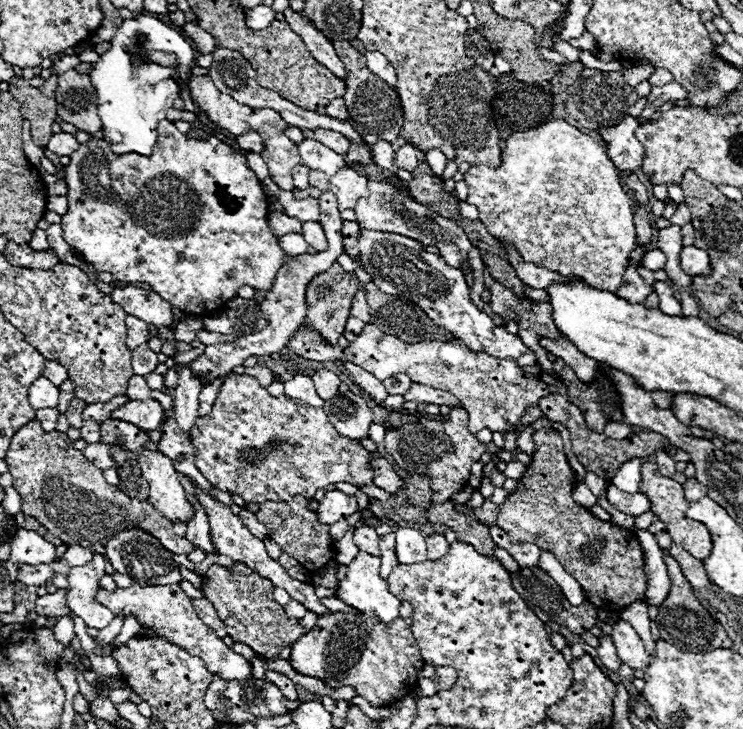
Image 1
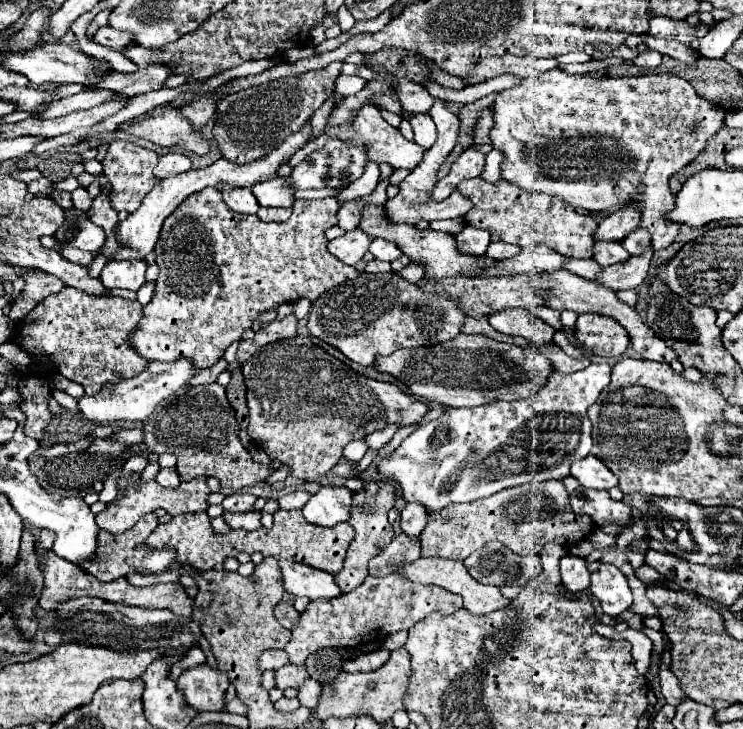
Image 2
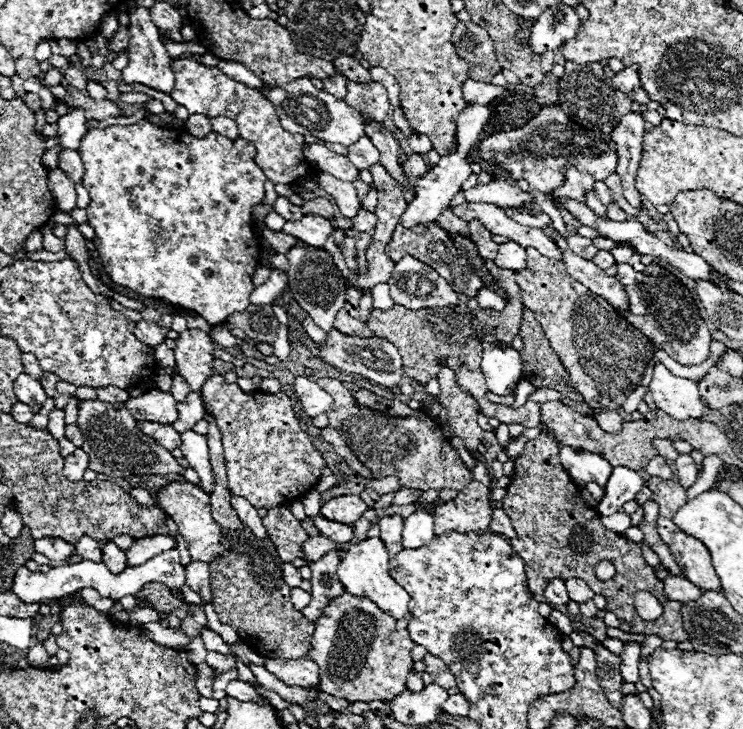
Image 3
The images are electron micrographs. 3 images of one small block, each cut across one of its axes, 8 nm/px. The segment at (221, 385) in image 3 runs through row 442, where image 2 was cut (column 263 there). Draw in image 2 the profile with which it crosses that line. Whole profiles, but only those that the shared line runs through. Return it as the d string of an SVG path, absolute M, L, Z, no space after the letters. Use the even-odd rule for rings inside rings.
M214 188L192 194L174 210L162 224L160 238L156 242L156 264L160 268L154 296L144 306L144 318L138 330L132 332L132 348L148 360L174 362L186 358L198 368L214 366L224 350L242 338L242 332L252 326L260 312L272 310L282 302L296 302L300 298L316 300L320 294L334 286L354 280L360 272L354 266L338 262L328 250L328 238L324 232L338 224L336 198L314 200L296 199L288 222L266 224L256 216L234 214L222 200L222 194Z

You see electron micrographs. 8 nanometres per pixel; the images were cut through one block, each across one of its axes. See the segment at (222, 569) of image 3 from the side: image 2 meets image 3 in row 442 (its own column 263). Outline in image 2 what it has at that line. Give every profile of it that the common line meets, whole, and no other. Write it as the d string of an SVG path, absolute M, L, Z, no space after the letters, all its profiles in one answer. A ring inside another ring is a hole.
M260 208L256 216L262 222L286 222L290 218L292 210L290 208Z

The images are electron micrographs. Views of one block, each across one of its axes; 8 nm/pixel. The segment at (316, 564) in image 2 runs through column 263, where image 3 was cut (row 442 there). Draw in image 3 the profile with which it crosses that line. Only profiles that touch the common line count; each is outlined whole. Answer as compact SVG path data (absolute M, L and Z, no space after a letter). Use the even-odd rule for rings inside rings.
M540 434L538 438L526 442L524 452L514 460L514 474L510 476L510 486L506 488L502 508L512 520L518 542L524 544L518 546L516 552L524 562L528 562L526 578L532 594L544 594L546 582L550 578L582 578L596 594L602 594L608 600L606 608L610 612L632 624L634 634L656 634L662 640L674 642L688 640L688 634L682 626L682 604L664 596L664 582L658 580L654 570L646 564L640 544L604 528L600 514L586 506L580 488L574 486L560 462L556 442L548 434ZM602 560L608 560L616 568L614 578L606 582L598 580L594 574L594 566ZM638 592L650 592L660 600L664 614L658 620L646 622L638 616L634 608L634 596Z

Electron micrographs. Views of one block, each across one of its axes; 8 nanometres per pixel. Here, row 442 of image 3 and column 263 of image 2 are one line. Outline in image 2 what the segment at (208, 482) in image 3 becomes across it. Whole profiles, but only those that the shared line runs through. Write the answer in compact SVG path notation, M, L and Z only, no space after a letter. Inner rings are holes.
M272 178L266 182L256 184L250 188L260 202L260 206L272 206L272 208L292 208L294 204L294 188L288 184L288 178Z

